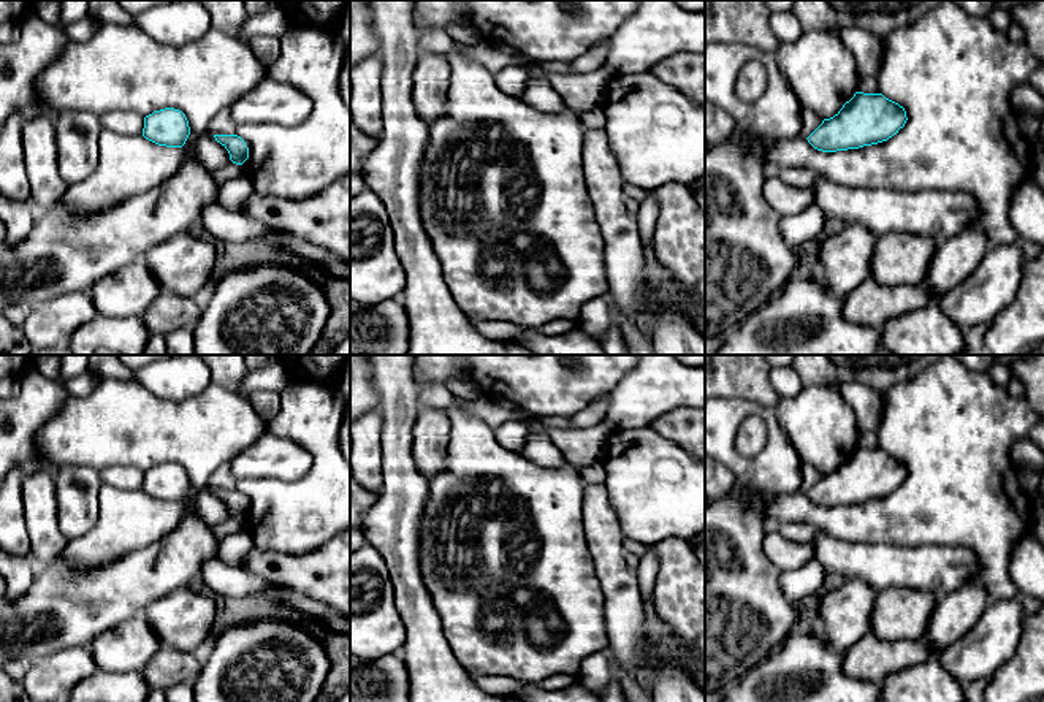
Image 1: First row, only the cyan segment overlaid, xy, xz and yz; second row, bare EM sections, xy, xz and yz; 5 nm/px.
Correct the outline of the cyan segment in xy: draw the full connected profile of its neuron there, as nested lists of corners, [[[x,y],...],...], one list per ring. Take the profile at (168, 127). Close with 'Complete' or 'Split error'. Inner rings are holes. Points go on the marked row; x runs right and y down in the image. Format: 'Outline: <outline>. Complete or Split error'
Outline: [[[165,108],[144,117],[143,136],[158,146],[182,147],[189,135],[189,120],[179,109]]]. Complete

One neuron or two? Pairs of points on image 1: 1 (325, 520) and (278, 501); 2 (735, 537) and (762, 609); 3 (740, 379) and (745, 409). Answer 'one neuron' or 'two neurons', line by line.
1: one neuron
2: one neuron
3: two neurons

